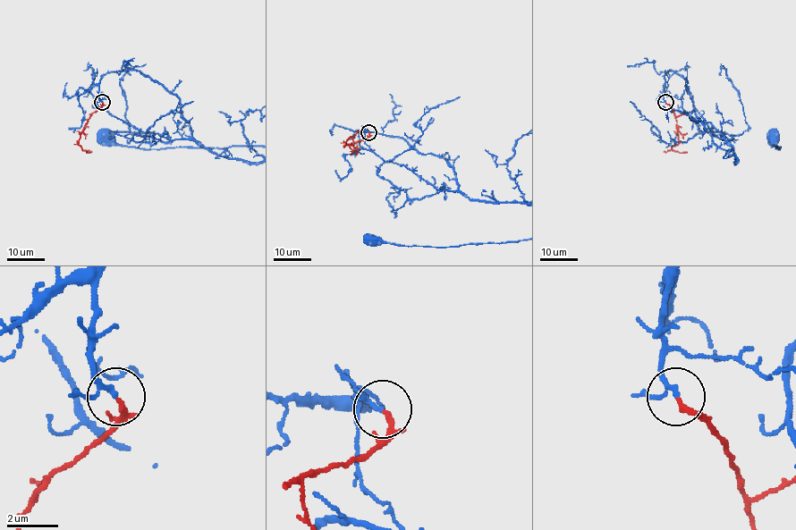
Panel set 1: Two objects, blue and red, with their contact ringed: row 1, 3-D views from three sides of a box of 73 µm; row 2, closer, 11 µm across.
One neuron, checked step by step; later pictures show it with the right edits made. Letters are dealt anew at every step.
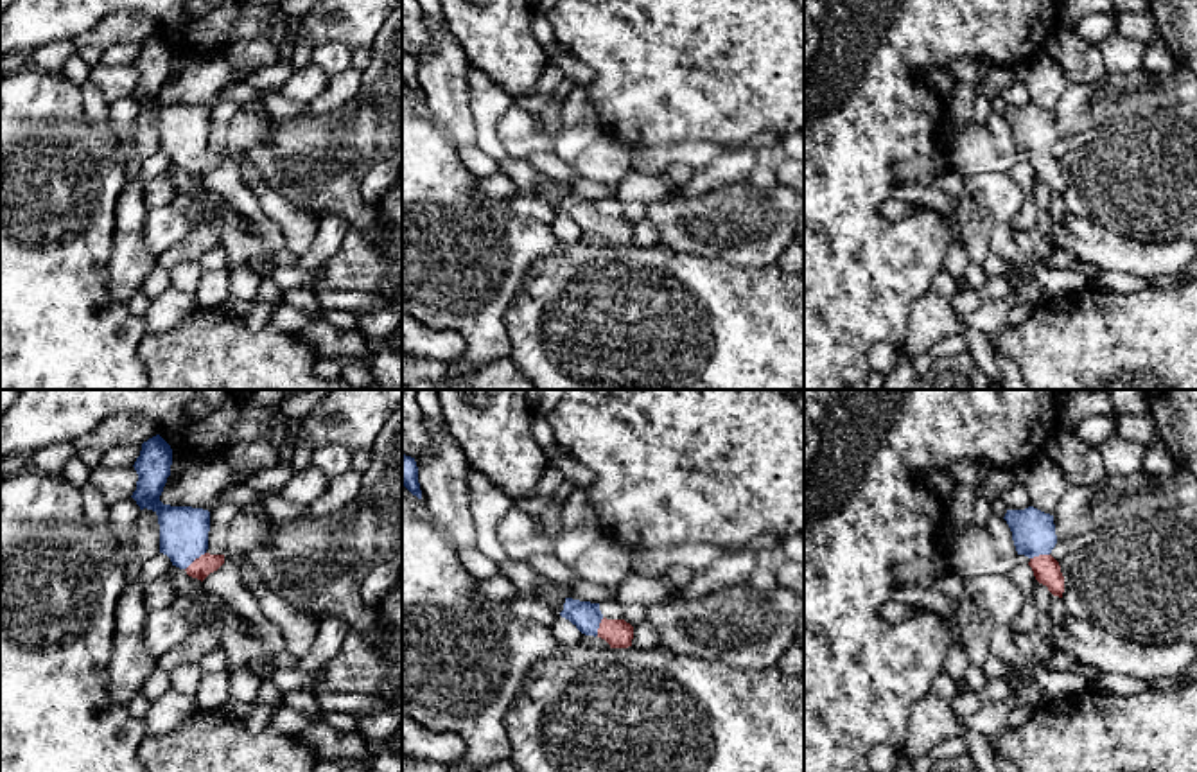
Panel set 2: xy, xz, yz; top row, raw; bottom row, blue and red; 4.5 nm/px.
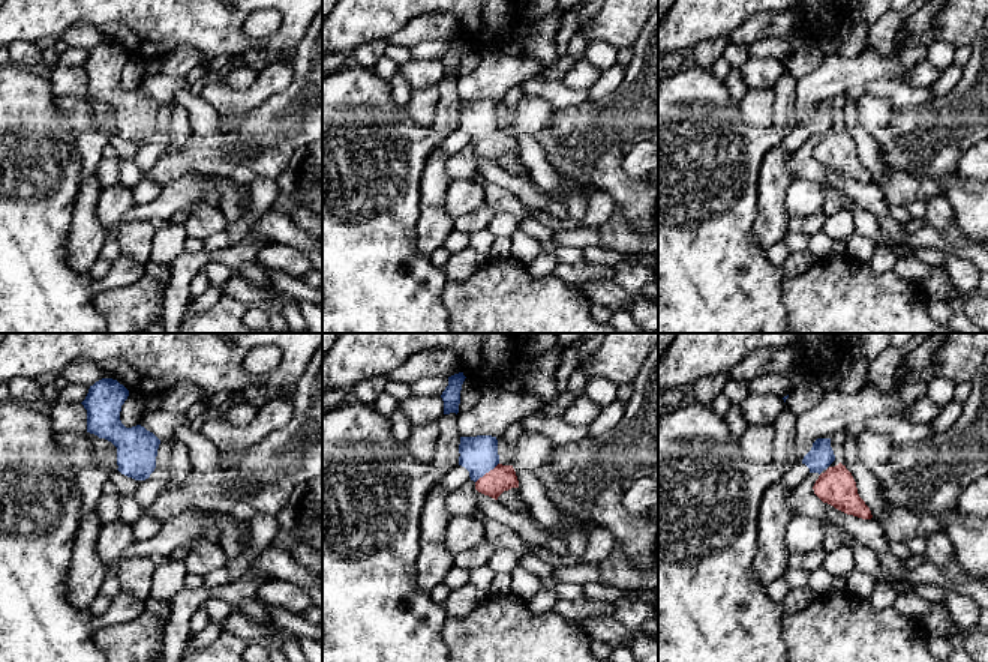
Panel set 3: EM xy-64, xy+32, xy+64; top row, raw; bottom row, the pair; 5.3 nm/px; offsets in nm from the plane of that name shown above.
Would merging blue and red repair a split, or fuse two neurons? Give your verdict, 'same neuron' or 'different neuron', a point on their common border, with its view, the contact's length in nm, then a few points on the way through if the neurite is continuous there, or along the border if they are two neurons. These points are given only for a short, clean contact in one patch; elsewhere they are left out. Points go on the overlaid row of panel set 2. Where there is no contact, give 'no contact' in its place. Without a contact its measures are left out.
same neuron | xy (194, 559) | 130 nm | across xy (183, 532), (185, 546), (194, 559), (205, 564)

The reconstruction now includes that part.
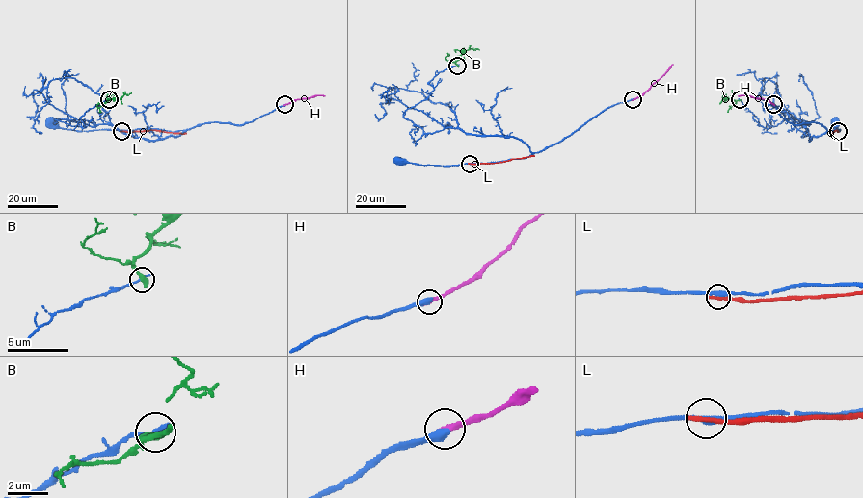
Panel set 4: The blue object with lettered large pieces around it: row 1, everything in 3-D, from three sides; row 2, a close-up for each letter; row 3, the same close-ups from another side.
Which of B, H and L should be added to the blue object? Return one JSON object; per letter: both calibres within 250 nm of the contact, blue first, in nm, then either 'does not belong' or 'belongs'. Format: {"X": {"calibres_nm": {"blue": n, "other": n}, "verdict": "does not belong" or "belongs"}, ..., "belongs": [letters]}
{"B": {"calibres_nm": {"blue": 220, "other": 500}, "verdict": "does not belong"}, "H": {"calibres_nm": {"blue": 480, "other": 320}, "verdict": "belongs"}, "L": {"calibres_nm": {"blue": 320, "other": 320}, "verdict": "does not belong"}, "belongs": ["H"]}

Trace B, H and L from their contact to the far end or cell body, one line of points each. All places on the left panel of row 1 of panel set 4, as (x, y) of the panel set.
B: (109, 100), (131, 92)
H: (284, 104), (297, 99), (324, 96)
L: (121, 131), (186, 133)

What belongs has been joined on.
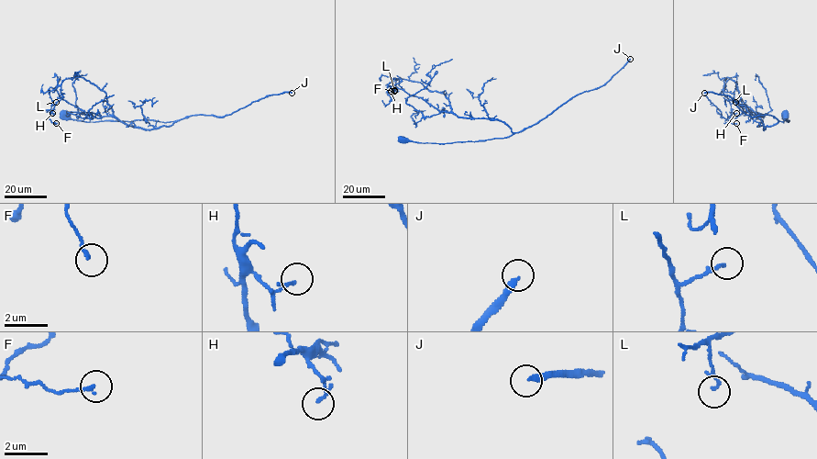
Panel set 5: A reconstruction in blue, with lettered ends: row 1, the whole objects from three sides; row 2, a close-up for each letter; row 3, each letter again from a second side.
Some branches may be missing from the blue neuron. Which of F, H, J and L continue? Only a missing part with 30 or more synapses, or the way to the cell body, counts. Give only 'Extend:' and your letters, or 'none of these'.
Extend: J

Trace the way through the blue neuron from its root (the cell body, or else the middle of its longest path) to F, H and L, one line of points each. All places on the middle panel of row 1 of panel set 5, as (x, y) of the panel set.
F: (402, 138), (513, 133), (458, 117), (419, 83), (399, 78), (388, 84), (394, 91)
H: (402, 138), (452, 143), (513, 133), (497, 119), (458, 117), (444, 95), (419, 83), (399, 78), (391, 91)
L: (402, 138), (452, 143), (513, 133), (497, 119), (458, 117), (444, 95), (419, 83), (399, 78), (394, 90)

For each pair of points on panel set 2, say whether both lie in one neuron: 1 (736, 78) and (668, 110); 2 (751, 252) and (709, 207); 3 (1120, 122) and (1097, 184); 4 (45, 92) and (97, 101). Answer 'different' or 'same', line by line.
1: same
2: same
3: same
4: different

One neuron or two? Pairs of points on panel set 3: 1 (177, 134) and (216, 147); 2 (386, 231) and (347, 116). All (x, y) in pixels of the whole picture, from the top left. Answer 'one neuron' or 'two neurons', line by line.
1: two neurons
2: one neuron

